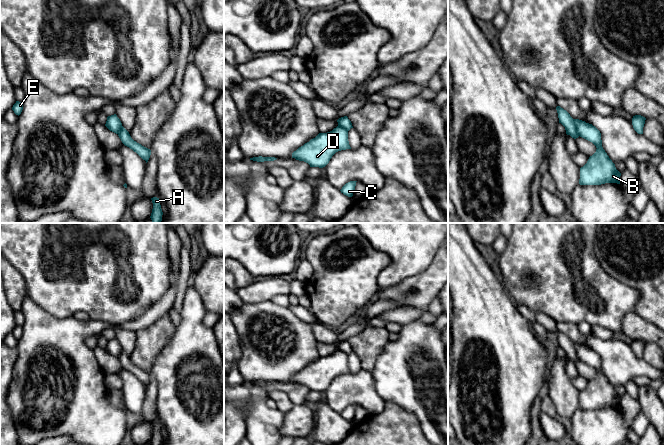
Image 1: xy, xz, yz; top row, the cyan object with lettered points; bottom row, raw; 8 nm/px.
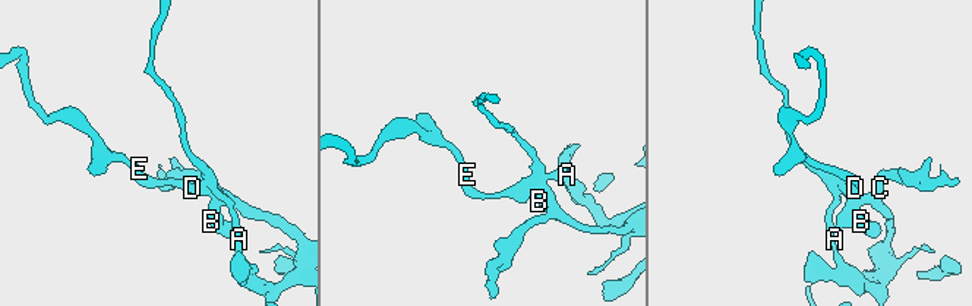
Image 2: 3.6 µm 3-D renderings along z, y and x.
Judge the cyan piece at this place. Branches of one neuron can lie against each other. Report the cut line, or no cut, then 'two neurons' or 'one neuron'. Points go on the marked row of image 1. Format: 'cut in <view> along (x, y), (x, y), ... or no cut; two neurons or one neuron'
no cut; one neuron

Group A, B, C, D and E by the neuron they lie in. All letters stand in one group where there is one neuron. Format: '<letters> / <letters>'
A B C D E

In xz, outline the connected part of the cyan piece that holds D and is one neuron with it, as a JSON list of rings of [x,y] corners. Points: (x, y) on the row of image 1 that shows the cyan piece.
[[[347,116],[337,120],[338,126],[327,133],[319,133],[315,138],[292,153],[292,158],[304,161],[310,167],[325,167],[332,156],[341,150],[351,149],[348,131],[353,128]]]

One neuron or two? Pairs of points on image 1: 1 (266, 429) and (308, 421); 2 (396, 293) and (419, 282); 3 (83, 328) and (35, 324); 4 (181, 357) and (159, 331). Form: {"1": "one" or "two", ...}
{"1": "two", "2": "one", "3": "one", "4": "two"}

